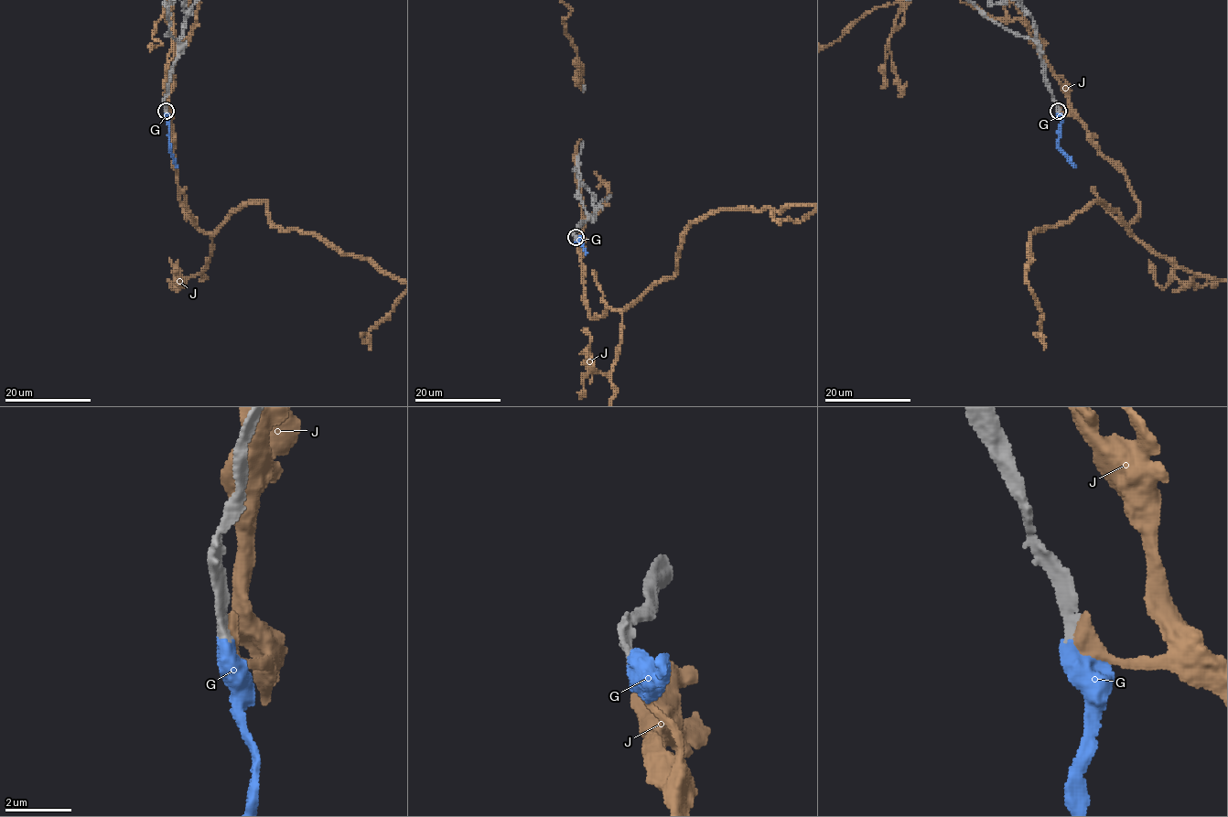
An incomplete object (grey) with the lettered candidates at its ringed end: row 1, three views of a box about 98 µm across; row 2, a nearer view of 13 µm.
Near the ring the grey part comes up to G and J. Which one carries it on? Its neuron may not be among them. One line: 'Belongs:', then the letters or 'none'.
Belongs: G

